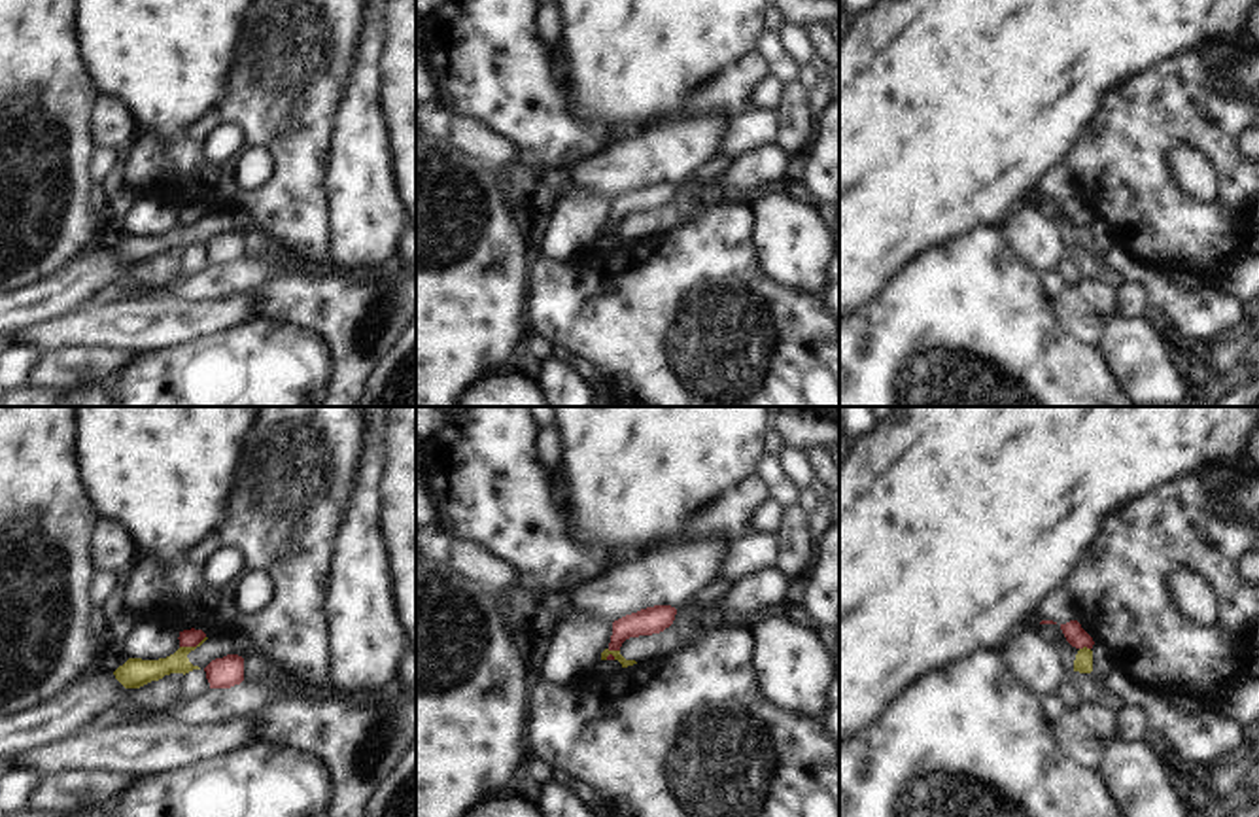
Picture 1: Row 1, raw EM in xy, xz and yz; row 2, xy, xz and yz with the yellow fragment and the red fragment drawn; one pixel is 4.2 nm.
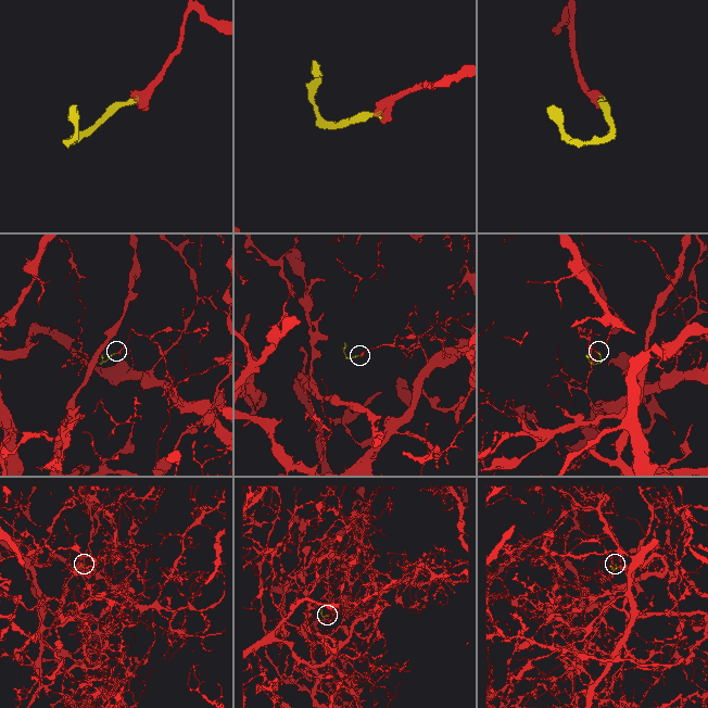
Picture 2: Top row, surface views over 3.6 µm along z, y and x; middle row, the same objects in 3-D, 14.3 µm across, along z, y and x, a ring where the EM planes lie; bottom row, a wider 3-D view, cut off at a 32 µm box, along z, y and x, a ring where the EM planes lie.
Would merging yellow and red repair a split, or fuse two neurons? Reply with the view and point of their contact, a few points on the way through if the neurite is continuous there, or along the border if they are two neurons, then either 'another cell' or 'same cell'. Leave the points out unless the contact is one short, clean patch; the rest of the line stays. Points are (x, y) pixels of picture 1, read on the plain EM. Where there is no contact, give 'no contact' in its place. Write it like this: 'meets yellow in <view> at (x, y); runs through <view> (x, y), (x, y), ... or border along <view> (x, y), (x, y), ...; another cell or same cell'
meets yellow in xy at (191, 224); border along xy (205, 212), (195, 222), (180, 224); another cell

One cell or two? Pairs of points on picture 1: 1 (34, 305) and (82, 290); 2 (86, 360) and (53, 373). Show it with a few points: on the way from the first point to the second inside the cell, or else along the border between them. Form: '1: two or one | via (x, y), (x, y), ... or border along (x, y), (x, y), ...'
1: one | via (46, 301), (70, 290)
2: one | via (78, 367), (61, 371)

